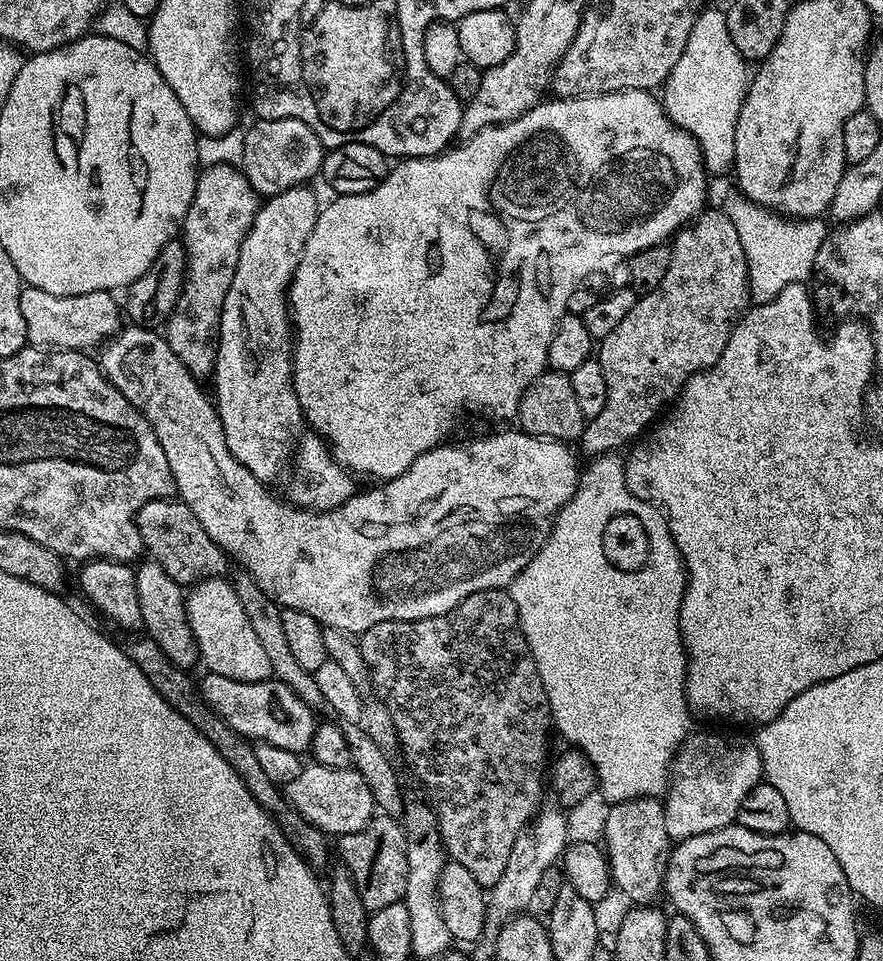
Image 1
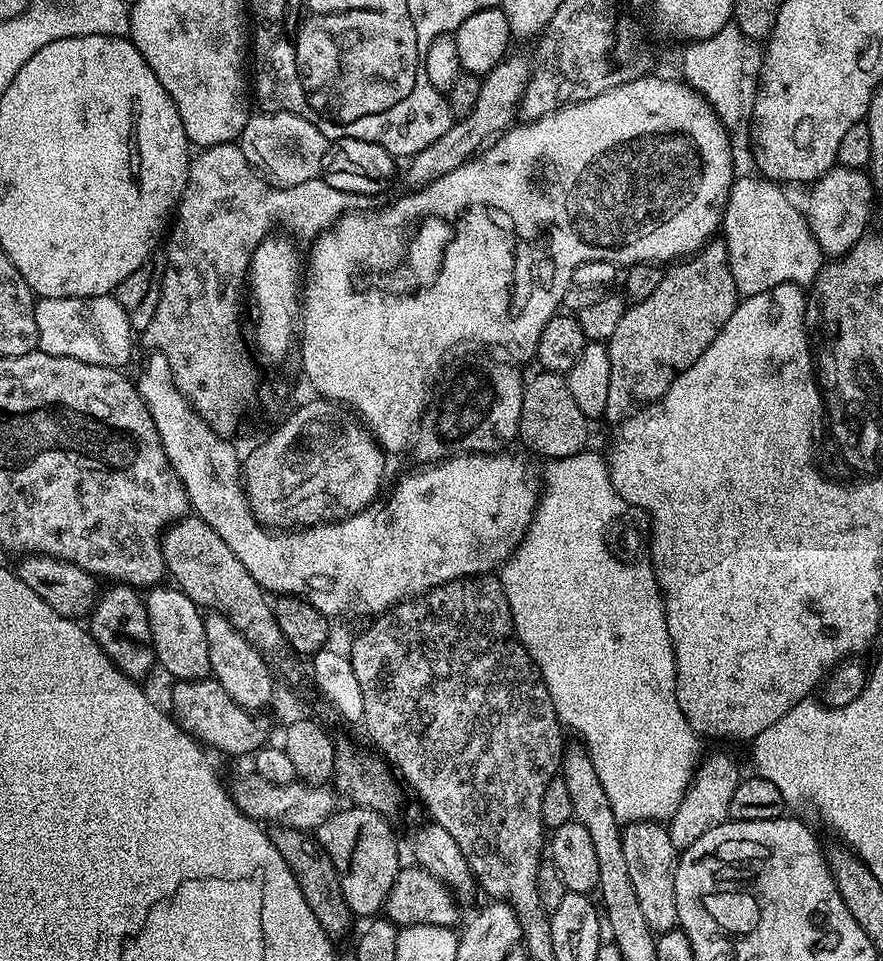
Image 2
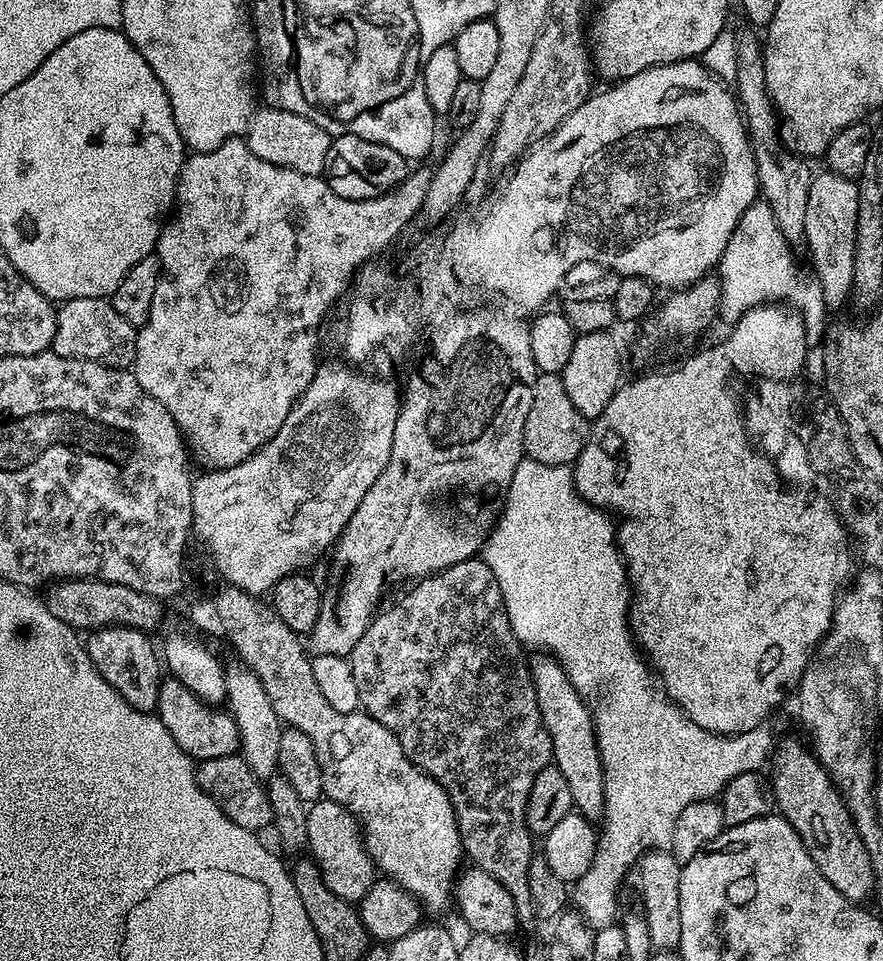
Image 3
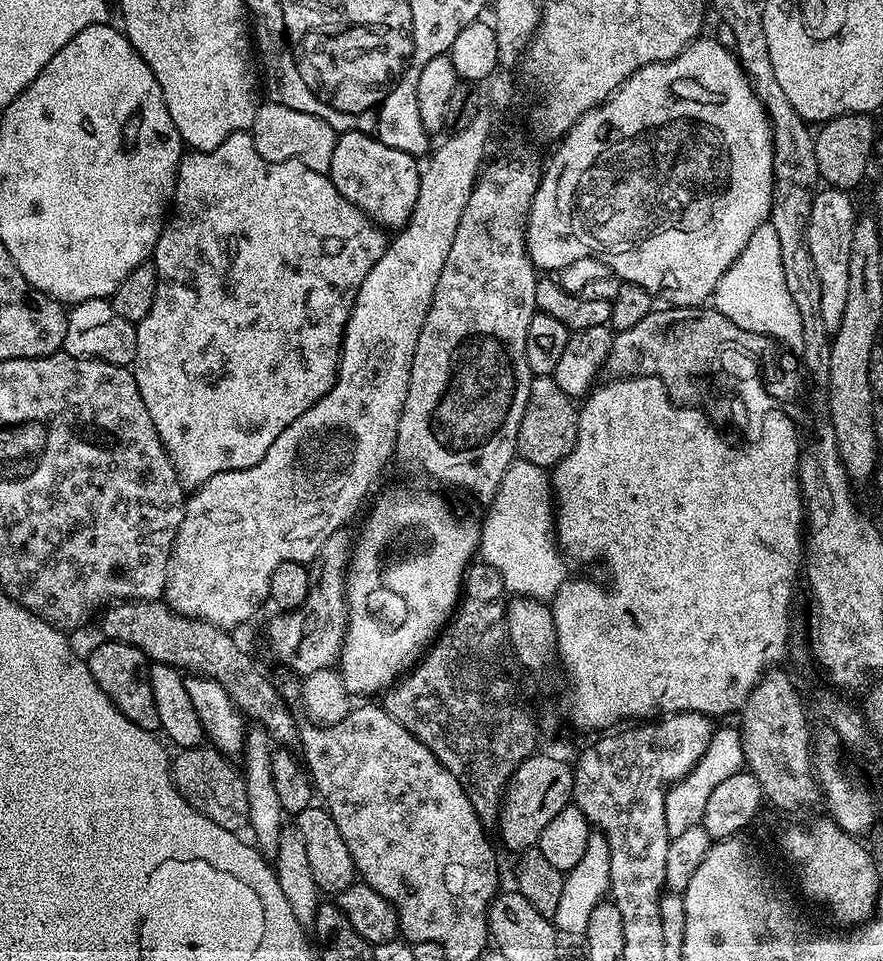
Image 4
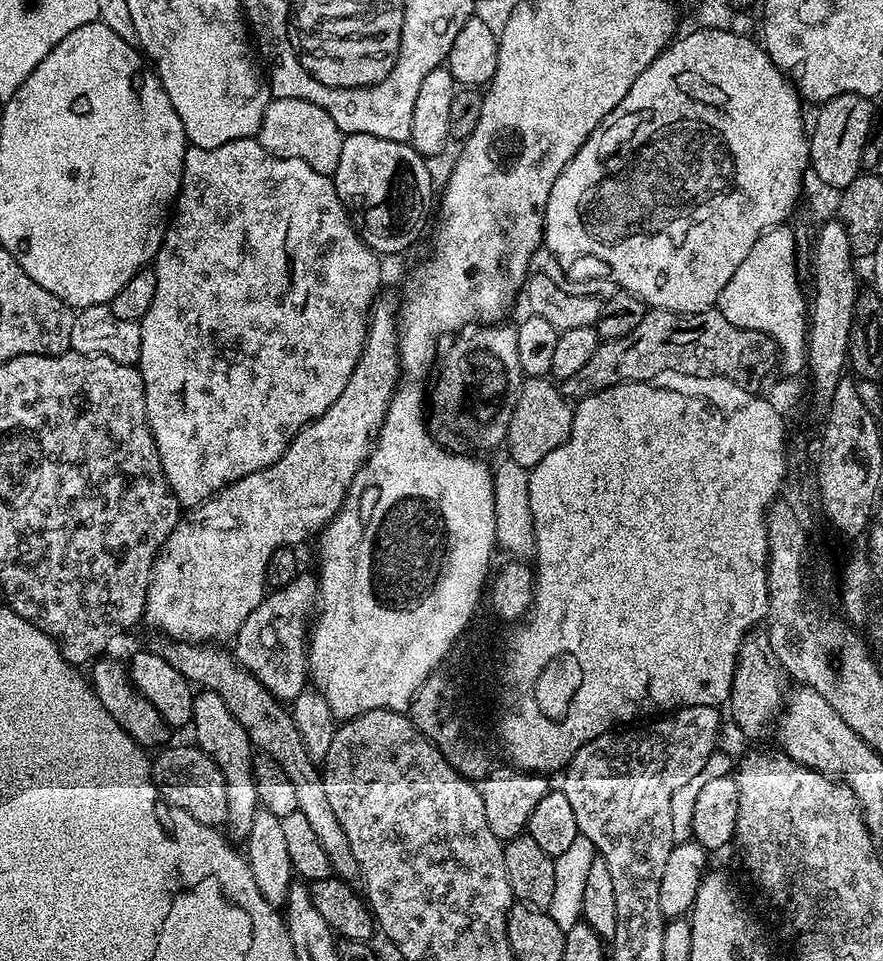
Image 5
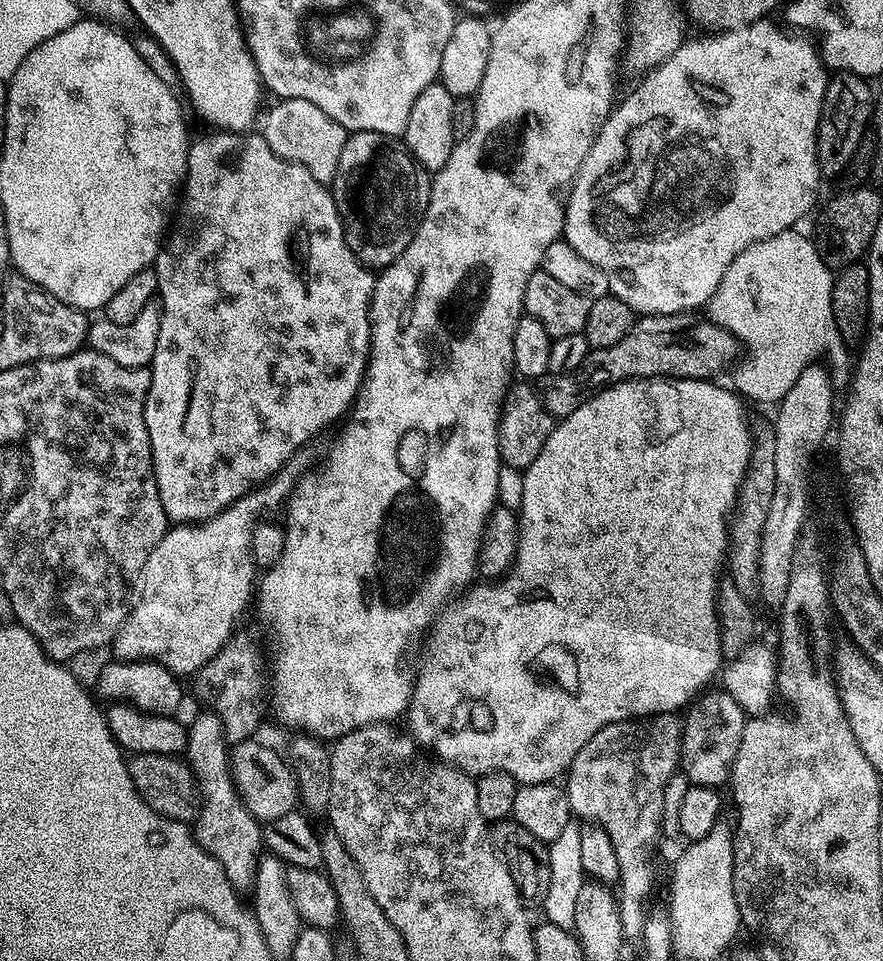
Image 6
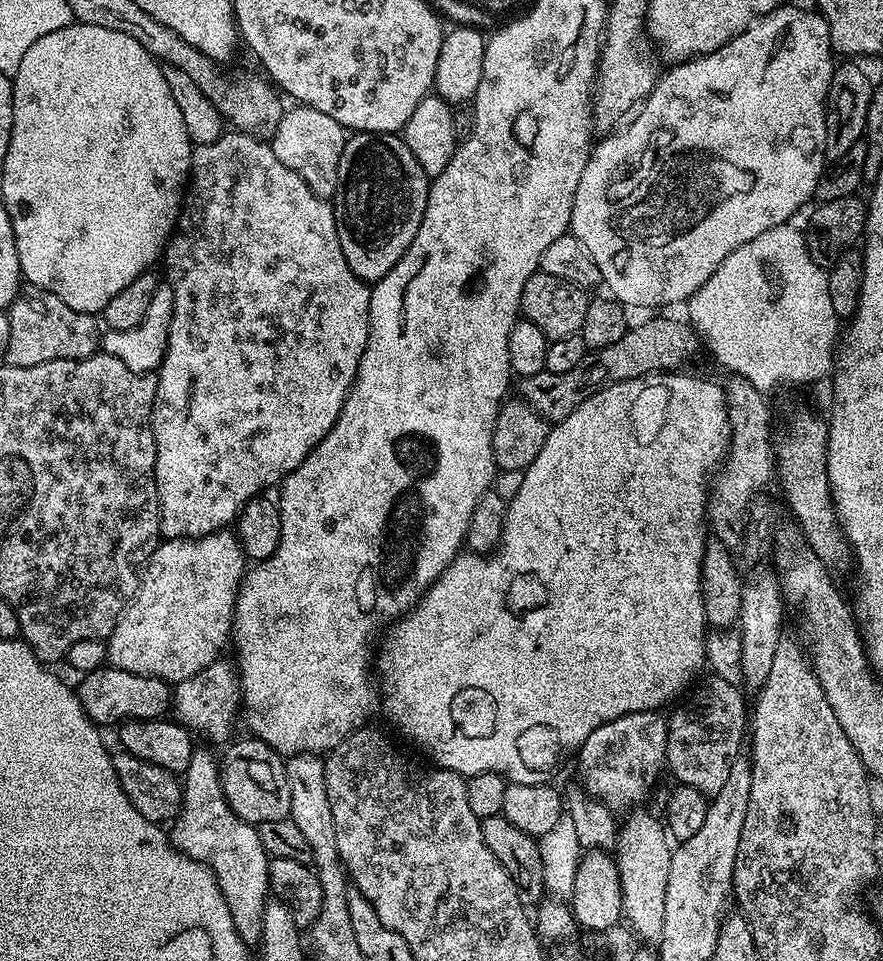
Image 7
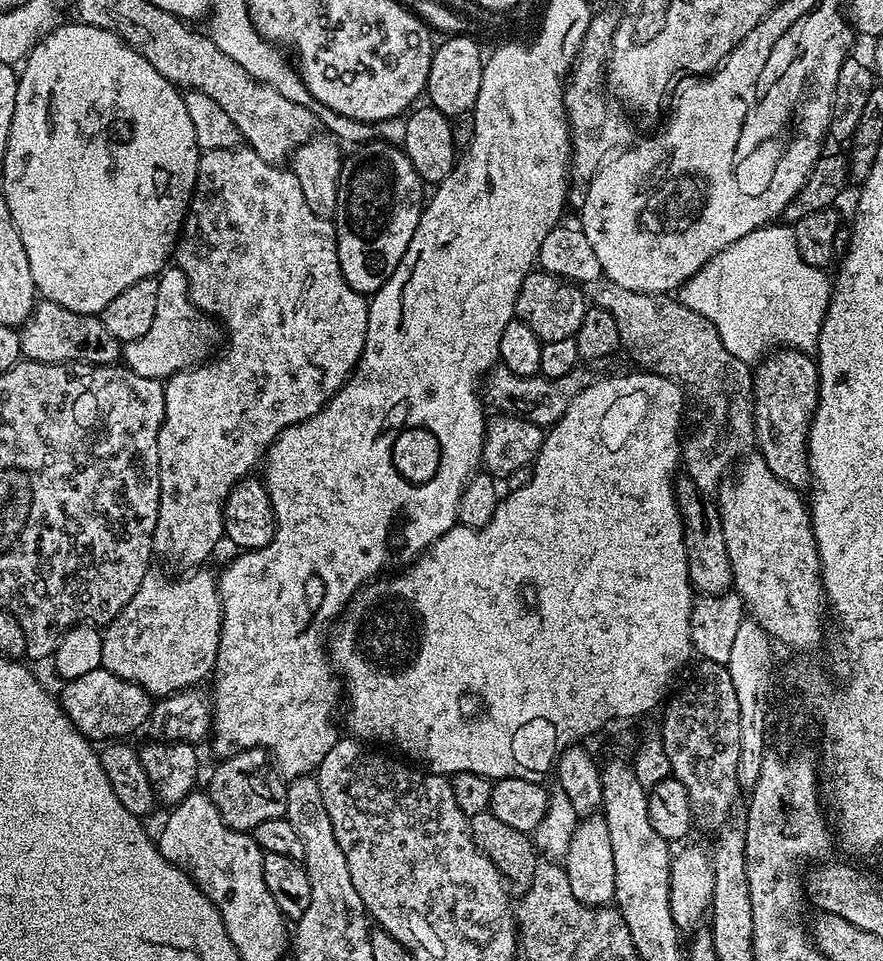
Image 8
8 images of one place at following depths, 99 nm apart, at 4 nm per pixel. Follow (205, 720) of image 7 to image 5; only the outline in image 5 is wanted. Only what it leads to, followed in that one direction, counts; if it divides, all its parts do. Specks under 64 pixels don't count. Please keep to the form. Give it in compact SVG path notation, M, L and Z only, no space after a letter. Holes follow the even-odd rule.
M307 570L301 571L286 587L269 591L250 618L242 622L234 637L236 661L250 670L250 674L254 674L254 678L258 678L258 682L262 682L278 701L291 702L298 698L309 683L308 634L317 596L317 577L313 573L311 576Z

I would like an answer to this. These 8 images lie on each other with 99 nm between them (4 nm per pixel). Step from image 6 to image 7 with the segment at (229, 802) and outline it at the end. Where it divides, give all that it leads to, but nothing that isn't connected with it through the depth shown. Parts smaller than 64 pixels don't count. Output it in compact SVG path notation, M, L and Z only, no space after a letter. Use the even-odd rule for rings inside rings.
M197 747L193 751L190 766L182 774L182 787L184 789L182 810L170 824L172 844L182 854L205 864L212 871L226 898L228 917L234 918L234 926L240 937L243 938L245 945L255 945L259 941L262 930L262 914L270 899L268 887L268 861L270 857L262 846L262 838L258 838L258 827L255 824L247 824L245 820L238 818L238 814L234 814L230 810L220 781L220 764L217 757L215 760L206 749Z

